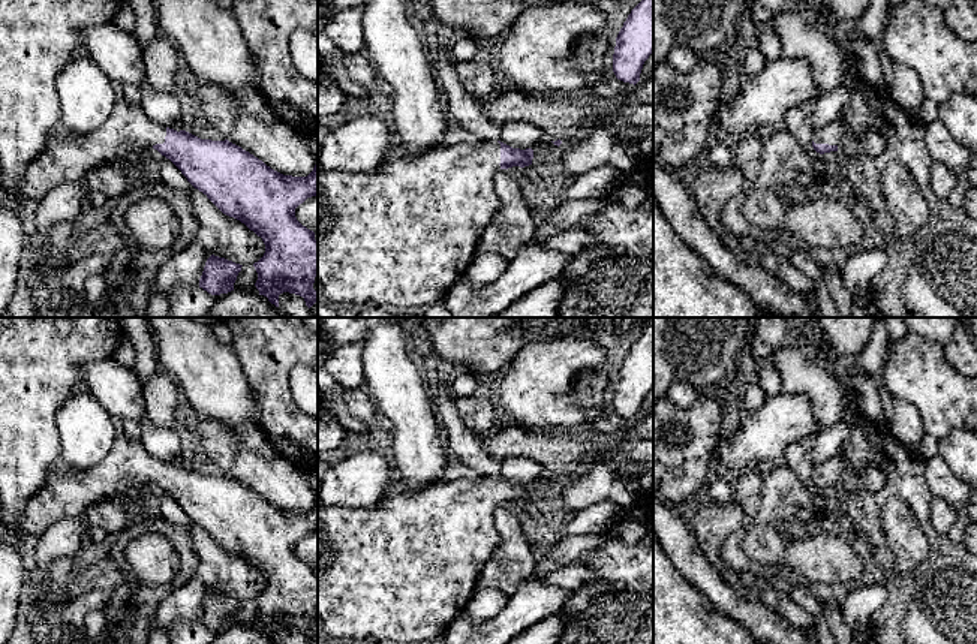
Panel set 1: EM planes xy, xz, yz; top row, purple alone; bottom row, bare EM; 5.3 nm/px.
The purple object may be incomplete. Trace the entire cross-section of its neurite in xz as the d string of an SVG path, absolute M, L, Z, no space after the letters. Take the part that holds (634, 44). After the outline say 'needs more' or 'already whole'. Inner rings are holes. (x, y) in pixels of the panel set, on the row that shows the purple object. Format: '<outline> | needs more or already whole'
M641 0L616 37L613 72L629 84L640 81L644 61L653 52L653 0Z | already whole

